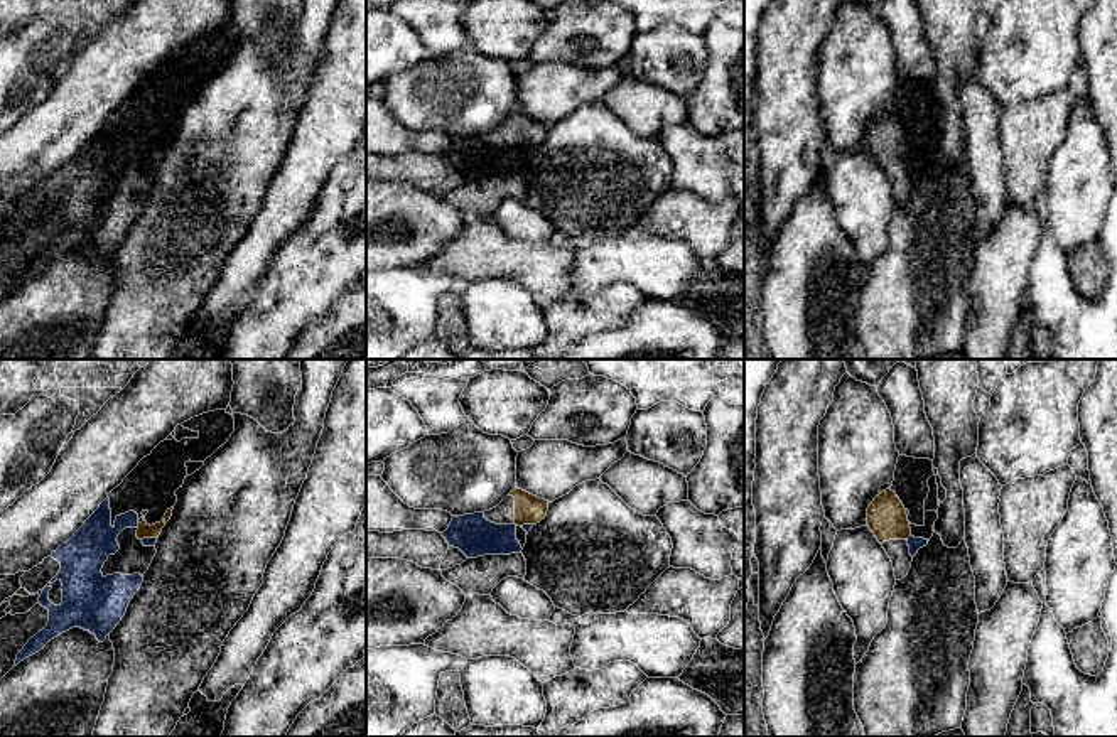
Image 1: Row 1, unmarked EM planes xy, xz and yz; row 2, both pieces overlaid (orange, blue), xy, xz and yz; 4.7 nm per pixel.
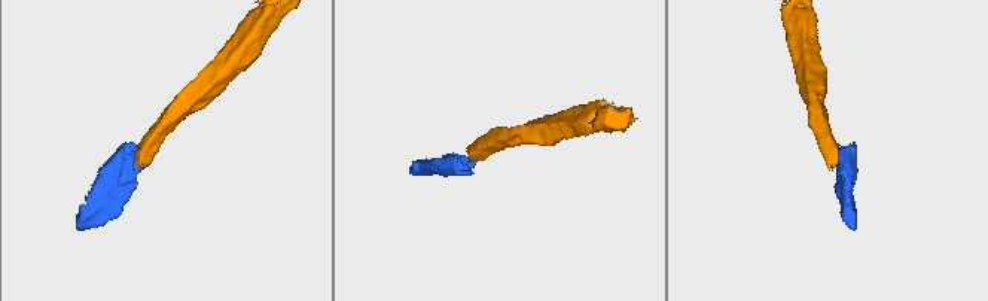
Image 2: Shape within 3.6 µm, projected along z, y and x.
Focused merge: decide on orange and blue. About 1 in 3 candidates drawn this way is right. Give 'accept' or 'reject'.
accept

